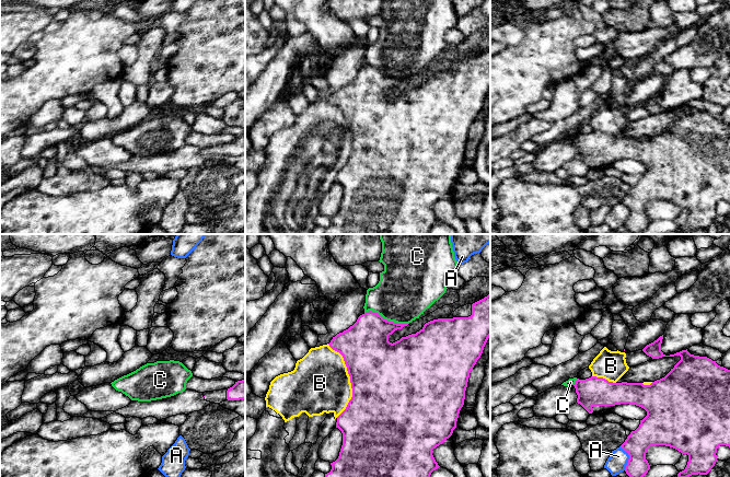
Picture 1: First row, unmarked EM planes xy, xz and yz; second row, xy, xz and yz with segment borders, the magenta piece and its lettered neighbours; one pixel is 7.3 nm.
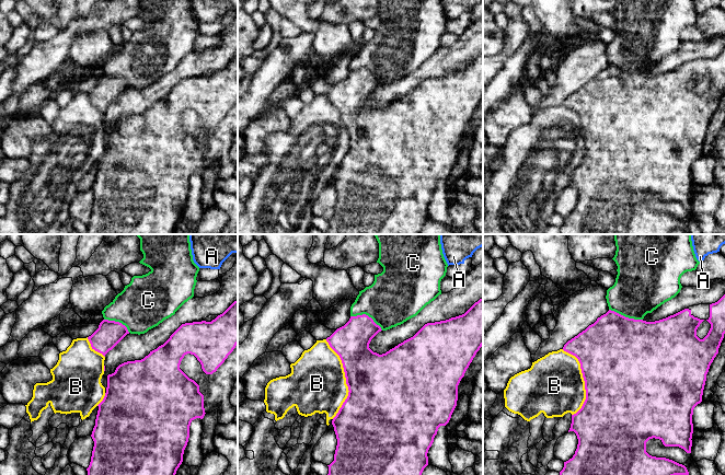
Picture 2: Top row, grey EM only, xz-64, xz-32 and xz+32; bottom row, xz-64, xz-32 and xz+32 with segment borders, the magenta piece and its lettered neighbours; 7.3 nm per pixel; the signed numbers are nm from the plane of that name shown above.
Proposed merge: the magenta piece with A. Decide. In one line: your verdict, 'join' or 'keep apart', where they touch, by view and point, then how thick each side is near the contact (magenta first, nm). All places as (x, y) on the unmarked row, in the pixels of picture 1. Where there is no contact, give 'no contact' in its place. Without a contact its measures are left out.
keep apart | yz (629, 212) | 200/150 nm

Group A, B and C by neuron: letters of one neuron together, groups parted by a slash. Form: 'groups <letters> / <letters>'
groups A / B / C

